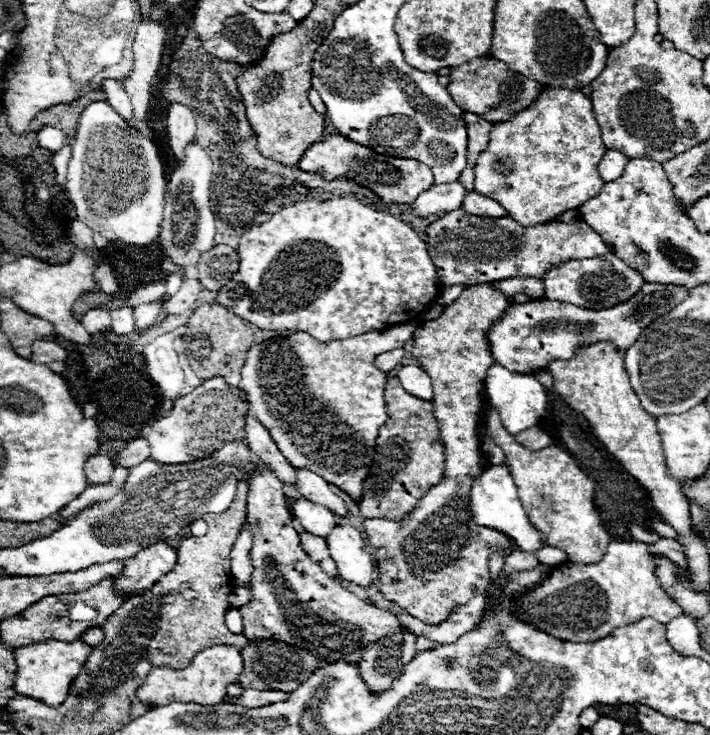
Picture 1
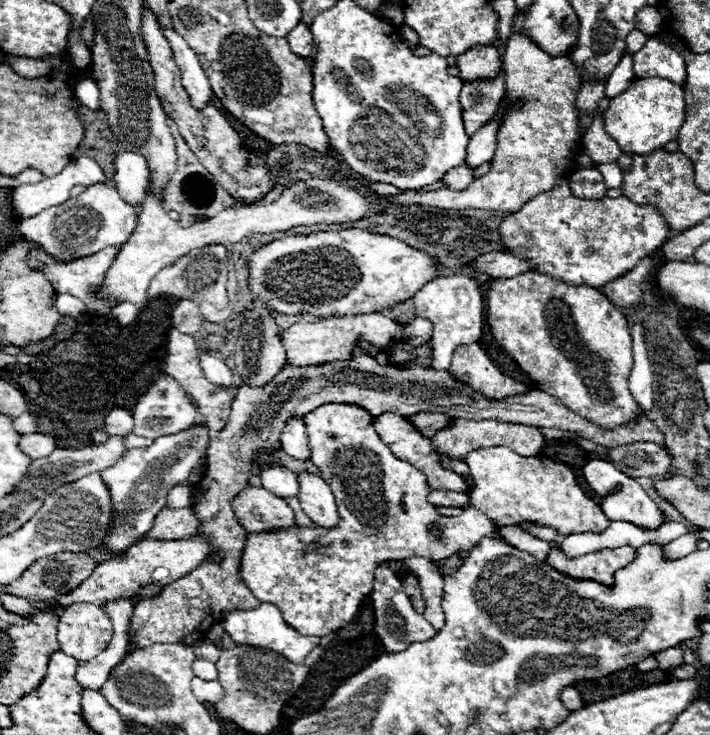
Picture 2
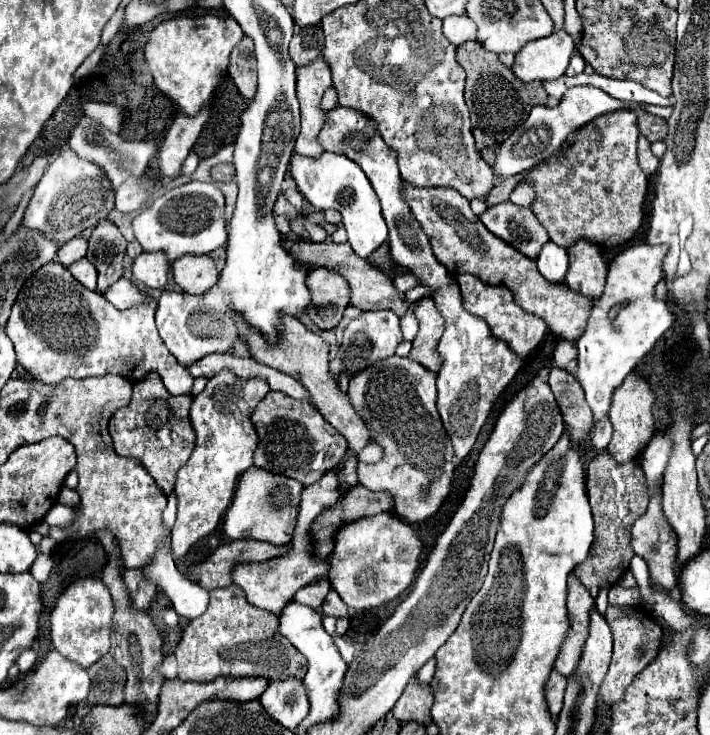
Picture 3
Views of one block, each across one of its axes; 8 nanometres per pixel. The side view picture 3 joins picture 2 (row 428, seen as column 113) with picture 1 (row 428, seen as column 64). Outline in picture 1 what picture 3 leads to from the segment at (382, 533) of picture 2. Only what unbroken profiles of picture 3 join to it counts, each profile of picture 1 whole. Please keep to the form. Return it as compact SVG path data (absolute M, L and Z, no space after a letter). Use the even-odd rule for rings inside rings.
M414 322L396 324L394 328L384 328L378 332L330 342L320 342L314 336L308 336L306 332L296 332L290 336L274 336L270 340L264 340L262 344L252 346L246 356L240 380L240 388L250 404L250 414L262 420L272 440L278 444L280 452L290 460L290 464L318 472L328 484L338 486L360 504L364 480L368 478L374 458L378 428L386 422L386 374L380 368L376 368L374 358L382 352L402 348L414 336L416 326L418 324Z

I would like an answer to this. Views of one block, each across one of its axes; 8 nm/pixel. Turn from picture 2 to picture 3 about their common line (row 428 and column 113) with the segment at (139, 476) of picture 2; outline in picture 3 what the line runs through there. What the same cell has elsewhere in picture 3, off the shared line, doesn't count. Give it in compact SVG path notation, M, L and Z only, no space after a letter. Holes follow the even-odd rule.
M64 146L38 182L30 206L22 218L22 226L38 228L48 234L48 238L56 238L58 244L66 244L70 238L96 226L112 208L114 188L104 170L90 160L78 158L68 146Z

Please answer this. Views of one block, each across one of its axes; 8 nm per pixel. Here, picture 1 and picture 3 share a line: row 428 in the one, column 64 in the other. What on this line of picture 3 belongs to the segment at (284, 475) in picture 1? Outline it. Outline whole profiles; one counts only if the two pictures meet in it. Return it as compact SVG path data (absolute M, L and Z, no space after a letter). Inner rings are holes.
M74 236L64 246L60 246L60 250L58 250L58 262L64 264L64 266L70 266L72 262L76 262L76 260L80 260L80 258L86 256L86 248L88 248L86 238Z

